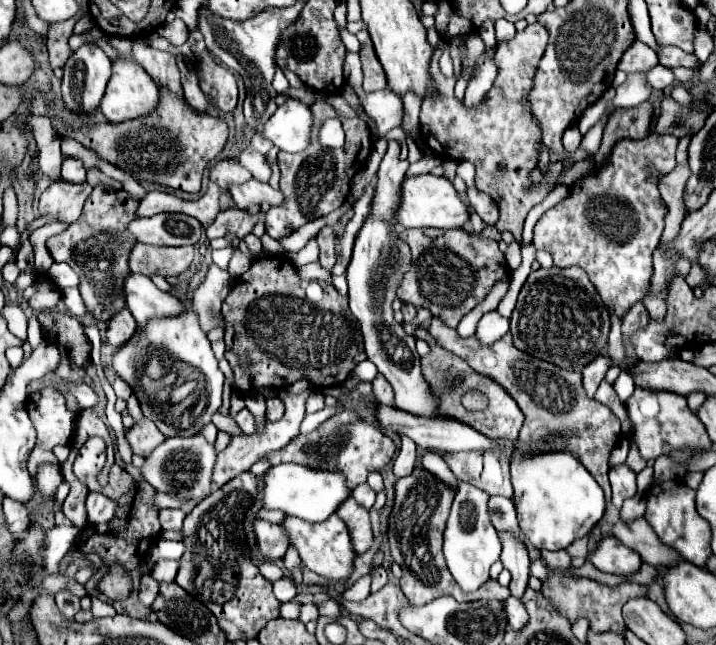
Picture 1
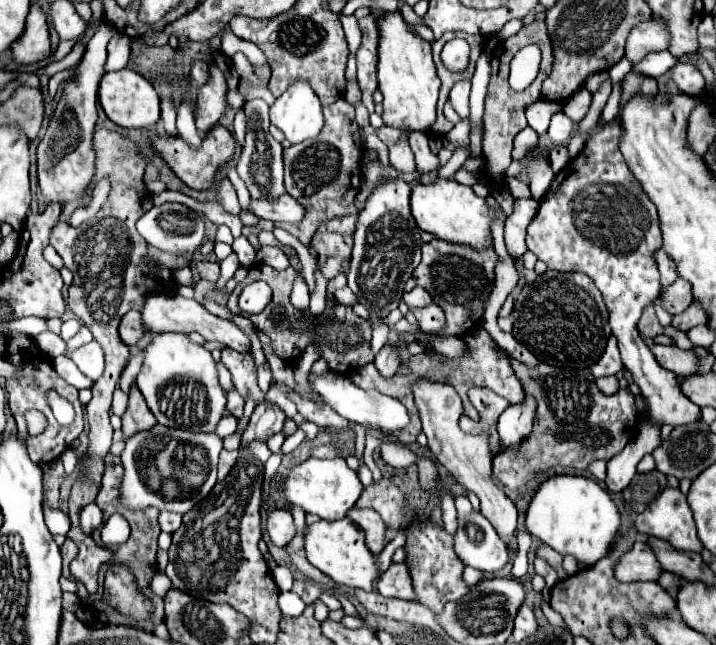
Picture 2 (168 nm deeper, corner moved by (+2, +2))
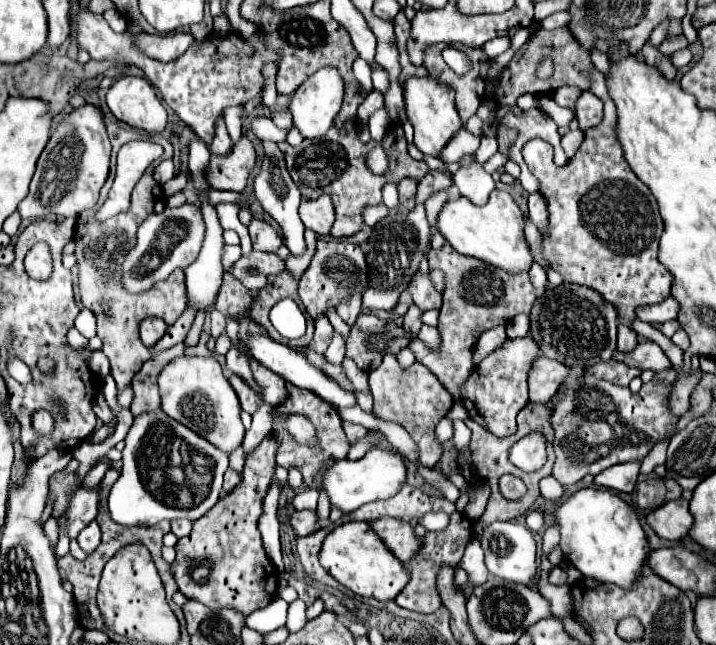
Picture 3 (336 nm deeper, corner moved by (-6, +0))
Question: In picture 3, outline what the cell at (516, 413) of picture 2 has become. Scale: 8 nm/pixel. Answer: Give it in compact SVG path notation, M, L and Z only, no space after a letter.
M539 355L529 371L529 401L531 403L547 403L557 393L561 381L571 371L559 361L547 359Z

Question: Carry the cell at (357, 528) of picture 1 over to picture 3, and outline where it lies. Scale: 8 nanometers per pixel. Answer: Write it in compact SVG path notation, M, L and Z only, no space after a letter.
M383 517L383 519L371 521L369 525L377 533L377 537L387 545L387 549L391 549L395 557L399 557L399 561L411 559L421 547L421 541L415 537L413 527L407 521Z

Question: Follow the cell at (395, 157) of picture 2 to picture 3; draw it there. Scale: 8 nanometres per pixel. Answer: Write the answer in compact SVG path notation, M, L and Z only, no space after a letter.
M401 179L399 181L399 199L409 199L415 195L415 189L417 189L417 181L413 179Z

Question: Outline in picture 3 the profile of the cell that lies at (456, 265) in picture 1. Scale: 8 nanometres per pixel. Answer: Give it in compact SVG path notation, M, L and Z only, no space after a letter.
M443 245L439 251L431 249L427 253L427 259L429 259L429 269L441 269L445 273L443 307L441 307L441 313L439 313L439 325L437 325L439 335L441 335L441 345L437 349L429 349L425 343L415 343L413 341L411 349L415 351L417 361L423 363L425 367L429 367L441 379L441 383L449 389L449 393L453 393L453 397L459 399L459 387L473 369L471 349L477 343L477 339L481 337L481 333L485 333L487 329L497 327L499 323L511 321L519 313L527 315L531 311L533 301L535 301L535 293L531 291L529 273L517 273L517 277L513 277L511 273L505 273L505 269L497 269L495 265L485 265L483 261L477 261L475 257L465 257L465 255L457 253L451 245Z

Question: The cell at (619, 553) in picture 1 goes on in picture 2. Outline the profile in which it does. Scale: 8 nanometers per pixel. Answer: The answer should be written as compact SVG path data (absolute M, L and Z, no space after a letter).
M635 541L633 549L621 557L615 567L617 579L629 581L657 581L663 573L663 567L657 563L653 549L647 541Z

